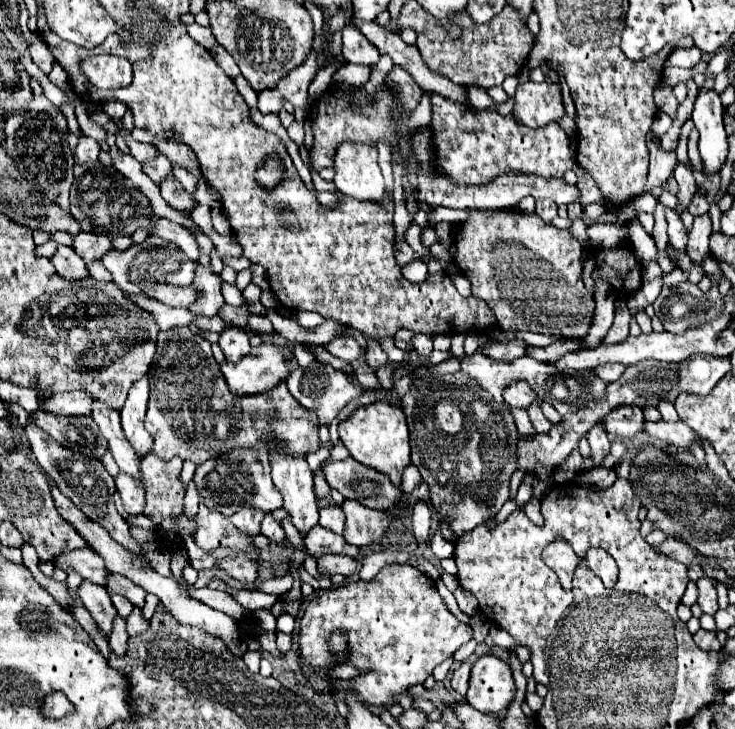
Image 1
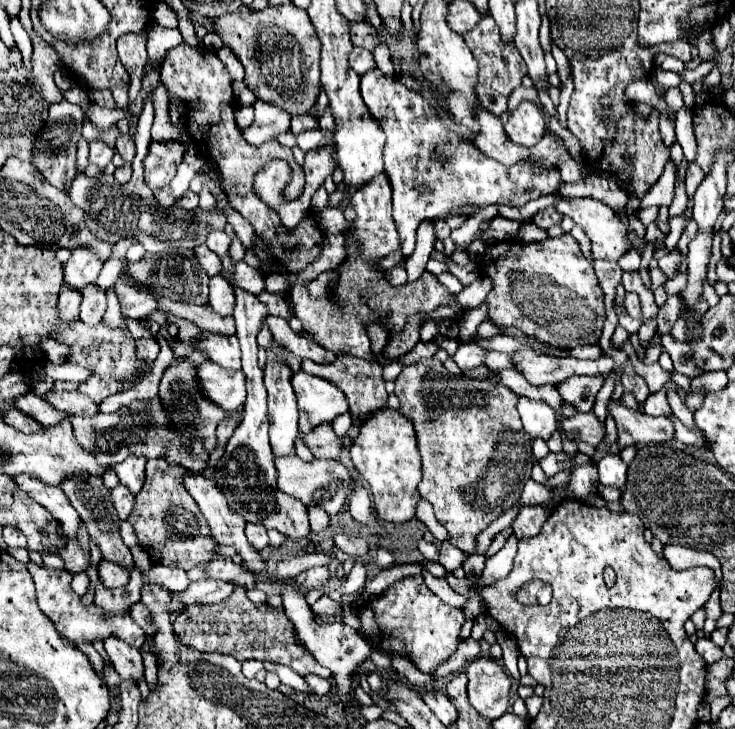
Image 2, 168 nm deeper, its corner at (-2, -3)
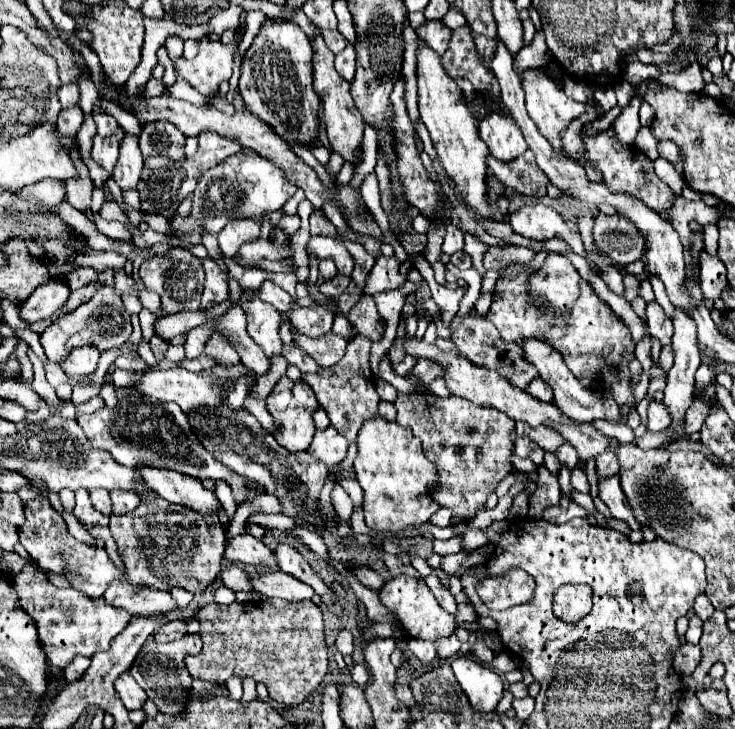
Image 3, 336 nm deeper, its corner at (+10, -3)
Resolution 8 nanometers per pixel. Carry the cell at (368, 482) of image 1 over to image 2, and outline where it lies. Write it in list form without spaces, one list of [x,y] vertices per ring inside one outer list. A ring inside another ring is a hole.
[[[274,456],[274,466],[278,470],[278,488],[292,498],[300,498],[304,506],[322,506],[328,516],[336,516],[352,494],[352,476],[338,460],[318,460],[304,462],[298,456],[278,458]]]

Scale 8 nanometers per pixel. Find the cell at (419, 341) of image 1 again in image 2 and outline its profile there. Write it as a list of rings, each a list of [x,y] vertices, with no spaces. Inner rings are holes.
[[[424,358],[424,360],[420,360],[420,362],[412,364],[412,366],[406,366],[406,368],[402,370],[402,374],[396,378],[396,390],[394,390],[394,394],[396,394],[398,400],[400,400],[400,412],[402,412],[406,418],[410,418],[412,424],[414,424],[416,438],[418,438],[418,448],[420,448],[420,454],[422,454],[422,482],[420,482],[420,486],[418,486],[418,492],[420,492],[420,496],[422,496],[424,500],[428,500],[428,502],[434,506],[434,514],[436,514],[438,522],[450,532],[450,544],[456,546],[456,548],[462,550],[462,552],[472,552],[472,550],[474,550],[474,544],[476,544],[476,536],[478,536],[484,528],[488,528],[494,520],[498,520],[506,510],[510,510],[510,508],[516,504],[516,500],[518,500],[520,494],[522,494],[524,484],[530,480],[530,472],[532,472],[532,466],[534,466],[532,438],[530,438],[528,434],[524,436],[524,440],[504,440],[504,438],[500,438],[500,434],[502,434],[502,432],[508,432],[508,430],[510,430],[510,432],[524,432],[524,428],[522,428],[522,424],[520,424],[520,416],[518,416],[518,412],[516,412],[516,400],[518,400],[520,396],[514,394],[510,388],[506,388],[506,386],[502,386],[502,384],[496,386],[496,388],[492,388],[492,384],[488,384],[488,382],[472,380],[472,378],[466,378],[466,376],[464,376],[464,380],[460,380],[460,378],[456,378],[456,376],[450,376],[450,374],[446,372],[444,364],[442,364],[440,360],[436,360],[436,358]]]

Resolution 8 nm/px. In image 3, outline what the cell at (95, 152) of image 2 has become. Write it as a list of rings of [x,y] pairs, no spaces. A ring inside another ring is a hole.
[[[118,128],[116,134],[112,134],[110,138],[100,138],[98,134],[92,140],[92,148],[90,148],[90,158],[104,170],[112,172],[116,162],[118,162],[118,144],[124,136],[124,130]]]

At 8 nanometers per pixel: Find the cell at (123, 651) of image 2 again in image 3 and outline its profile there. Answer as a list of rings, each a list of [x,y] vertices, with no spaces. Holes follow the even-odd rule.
[[[122,672],[122,674],[114,680],[114,688],[116,688],[120,700],[124,702],[124,706],[126,706],[128,710],[142,708],[144,700],[148,698],[146,692],[138,686],[138,682],[136,682],[128,672]]]

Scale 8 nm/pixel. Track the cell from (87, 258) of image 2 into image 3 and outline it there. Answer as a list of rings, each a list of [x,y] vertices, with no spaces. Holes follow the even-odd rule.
[[[50,280],[38,286],[32,296],[20,306],[20,316],[28,322],[50,318],[70,298],[70,286],[64,280]]]

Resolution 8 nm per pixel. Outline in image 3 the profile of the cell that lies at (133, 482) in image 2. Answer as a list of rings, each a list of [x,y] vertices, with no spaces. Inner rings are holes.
[[[116,488],[116,490],[110,490],[110,496],[112,496],[112,512],[114,514],[126,514],[140,504],[136,492],[132,492],[132,490]]]

